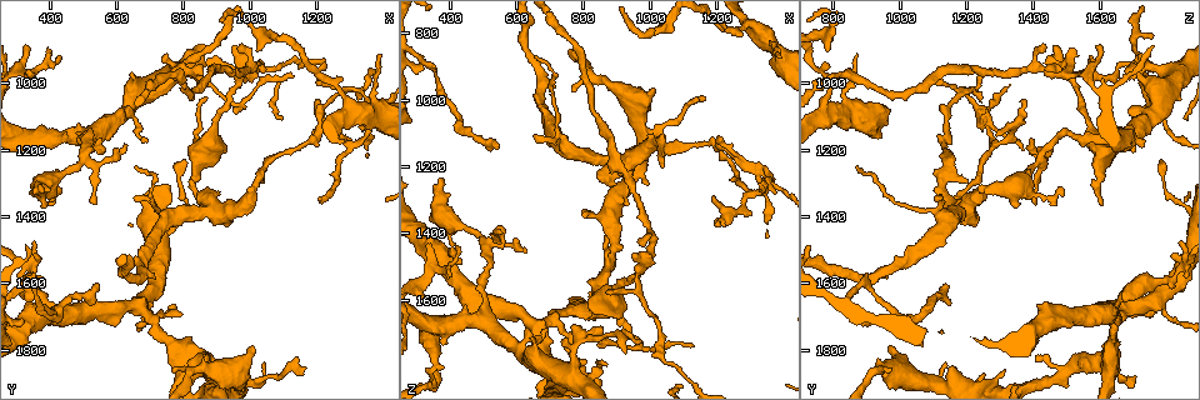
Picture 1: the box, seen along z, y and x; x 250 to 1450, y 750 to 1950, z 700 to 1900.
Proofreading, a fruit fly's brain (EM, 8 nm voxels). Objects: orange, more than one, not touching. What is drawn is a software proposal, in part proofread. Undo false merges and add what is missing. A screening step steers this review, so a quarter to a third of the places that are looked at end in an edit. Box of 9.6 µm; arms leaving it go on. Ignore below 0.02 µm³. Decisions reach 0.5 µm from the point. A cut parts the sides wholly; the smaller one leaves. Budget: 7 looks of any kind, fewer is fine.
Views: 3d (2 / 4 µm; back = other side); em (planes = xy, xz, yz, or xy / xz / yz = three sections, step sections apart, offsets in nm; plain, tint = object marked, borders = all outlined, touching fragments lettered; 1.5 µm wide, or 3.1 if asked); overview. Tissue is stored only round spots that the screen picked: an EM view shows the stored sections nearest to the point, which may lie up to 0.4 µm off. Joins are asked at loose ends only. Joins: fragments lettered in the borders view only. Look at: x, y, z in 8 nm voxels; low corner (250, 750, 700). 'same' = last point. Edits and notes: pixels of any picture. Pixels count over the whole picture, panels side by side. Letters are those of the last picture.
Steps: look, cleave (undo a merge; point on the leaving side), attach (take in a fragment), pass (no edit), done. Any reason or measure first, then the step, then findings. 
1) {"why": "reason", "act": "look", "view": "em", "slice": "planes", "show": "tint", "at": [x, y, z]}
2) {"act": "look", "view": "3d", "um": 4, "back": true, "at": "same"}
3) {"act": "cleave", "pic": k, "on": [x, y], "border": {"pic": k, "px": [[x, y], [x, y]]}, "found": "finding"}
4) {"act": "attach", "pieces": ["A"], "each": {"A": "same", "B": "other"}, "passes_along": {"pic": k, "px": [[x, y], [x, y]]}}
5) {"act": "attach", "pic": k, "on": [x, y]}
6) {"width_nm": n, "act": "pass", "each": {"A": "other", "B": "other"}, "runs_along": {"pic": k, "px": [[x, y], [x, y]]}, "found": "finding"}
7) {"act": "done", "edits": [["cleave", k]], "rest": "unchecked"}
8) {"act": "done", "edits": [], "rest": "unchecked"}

{"why": "branch stops here", "act": "look", "view": "3d", "um": 2, "at": [1160, 1880, 990]}

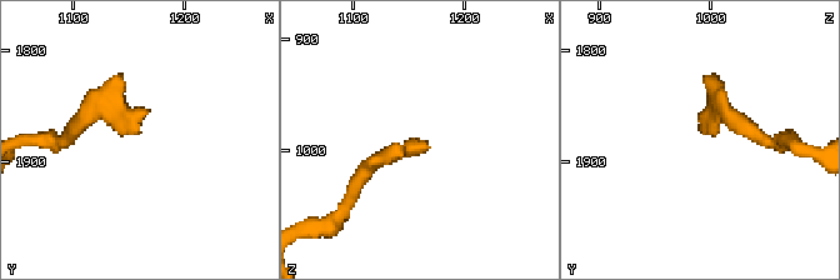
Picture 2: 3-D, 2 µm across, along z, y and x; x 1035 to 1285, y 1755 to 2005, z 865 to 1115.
{"why": "shape alone is not enough", "act": "look", "view": "em", "slice": "xz", "step": 4, "show": "tint", "at": [1158, 1876, 992]}

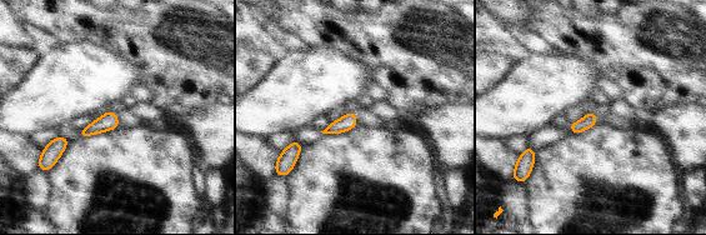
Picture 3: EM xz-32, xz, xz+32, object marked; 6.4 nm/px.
{"act": "look", "view": "em", "slice": "planes", "show": "borders", "at": "same"}

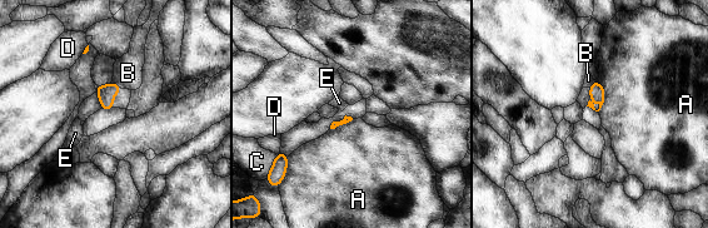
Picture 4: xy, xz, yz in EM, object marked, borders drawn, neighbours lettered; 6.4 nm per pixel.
{"act": "pass", "each": {"A": "other", "B": "other", "C": "other", "D": "other", "E": "other"}, "found": "none of them fits"}

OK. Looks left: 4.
{"act": "look", "view": "em", "slice": "yz", "step": 8, "show": "borders", "at": [1040, 980, 1740]}

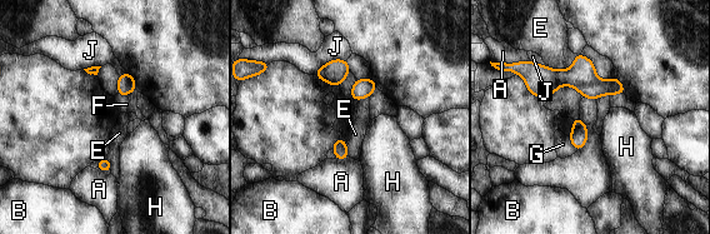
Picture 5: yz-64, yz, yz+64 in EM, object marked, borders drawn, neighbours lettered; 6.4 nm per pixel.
{"act": "look", "view": "em", "slice": "planes", "show": "borders", "at": "same"}

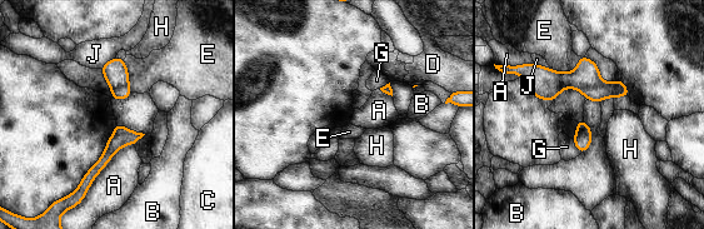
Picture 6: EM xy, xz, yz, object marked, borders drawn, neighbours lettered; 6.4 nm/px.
{"act": "cleave", "pic": 6, "on": [547, 84], "each": {"A": "other", "B": "other", "C": "other", "D": "other", "E": "other", "G": "other", "H": "other", "J": "other"}, "border": {"pic": 6, "px": [[560, 74], [608, 95]]}, "found": "two neurons meet here"}

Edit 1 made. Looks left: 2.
{"act": "done", "edits": [["cleave", 6]], "rest": "unchecked"}

